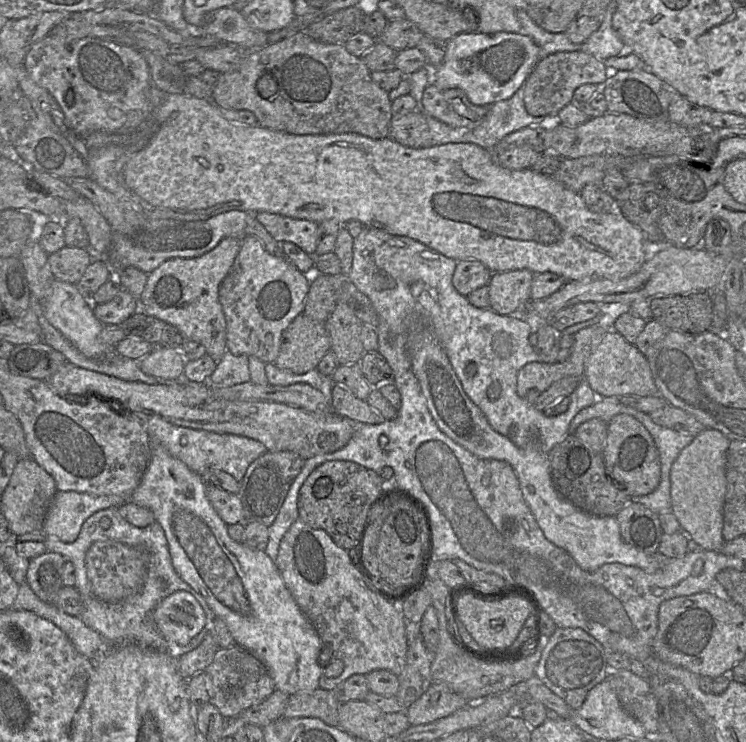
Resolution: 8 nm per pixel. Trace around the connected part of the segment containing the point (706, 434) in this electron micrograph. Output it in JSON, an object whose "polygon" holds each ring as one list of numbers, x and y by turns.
{"polygon":[[706,428,694,436,692,442,679,453,670,469,671,511,677,518,682,531,698,546,707,551,719,551,725,541,722,536,724,502,726,497,726,455,730,440,720,431]]}

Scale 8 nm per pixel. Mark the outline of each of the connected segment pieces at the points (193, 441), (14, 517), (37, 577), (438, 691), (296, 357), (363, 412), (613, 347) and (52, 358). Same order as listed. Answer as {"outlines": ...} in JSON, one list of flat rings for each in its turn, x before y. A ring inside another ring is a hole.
{"outlines":[[[153,415,147,420,146,429,151,441,151,452,152,445,161,445,170,455,203,476,208,471,222,470,241,482,249,465,268,451,263,443,248,437,181,427,158,415]],[[32,457,20,458,6,489,1,494,1,512,14,536,43,531,44,521,56,492,55,480,44,468]],[[46,552,29,560,26,582,42,602,53,603,63,586,65,558,56,552]],[[432,683,427,691,405,711,410,726,431,723,467,705,467,700,445,683]],[[302,313,283,332,274,364,294,374,305,374,316,369,330,350,331,339,325,322,312,320]],[[335,383,332,389,332,410,342,417,363,424,375,425,385,421,365,400,357,398,347,388]],[[613,329,603,336,591,353,585,365,583,379,598,397,659,395,646,356]],[[43,340,14,346,6,360,9,369,24,377,47,380,67,362,63,354]]]}

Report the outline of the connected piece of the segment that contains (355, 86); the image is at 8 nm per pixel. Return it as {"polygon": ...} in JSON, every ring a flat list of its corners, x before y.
{"polygon":[[298,32,278,42,267,44,262,48,243,51,244,59,242,60,240,66,234,71,221,73,217,83,212,87,213,103,218,108,250,111,256,116,259,126,293,135,355,133,371,139,382,139,389,137,392,119,392,103,389,99,388,92,372,81,371,72,364,64,361,57,356,57,349,53,344,45,325,44,312,39,303,32]]}

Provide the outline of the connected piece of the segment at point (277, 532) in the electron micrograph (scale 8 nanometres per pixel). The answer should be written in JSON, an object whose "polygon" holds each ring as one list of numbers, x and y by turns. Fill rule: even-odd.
{"polygon":[[329,454,319,455,314,459,311,457,305,461,304,466,288,491,280,512,278,513,273,524,269,527,269,539,265,553,275,564,278,556,280,542,283,536,291,527,291,525,299,518,298,498,300,488,309,474,316,467,326,461,332,461,332,458,329,456]]}

